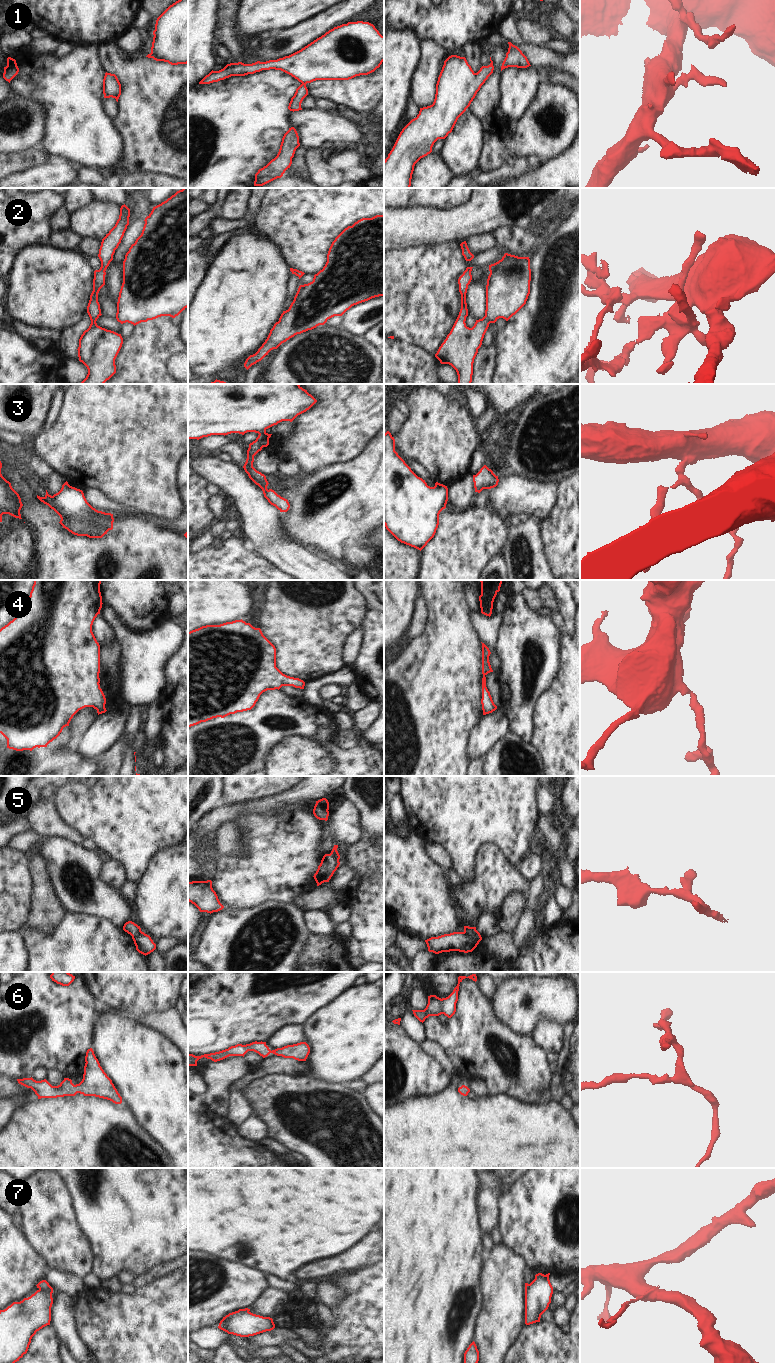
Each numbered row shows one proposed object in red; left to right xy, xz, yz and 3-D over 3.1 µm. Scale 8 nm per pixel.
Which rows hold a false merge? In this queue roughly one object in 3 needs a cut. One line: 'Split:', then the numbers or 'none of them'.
Split: 3, 5, 7

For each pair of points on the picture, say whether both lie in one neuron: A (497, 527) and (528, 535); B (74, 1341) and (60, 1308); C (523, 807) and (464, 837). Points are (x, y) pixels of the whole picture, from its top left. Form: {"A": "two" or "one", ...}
{"A": "two", "B": "one", "C": "one"}

